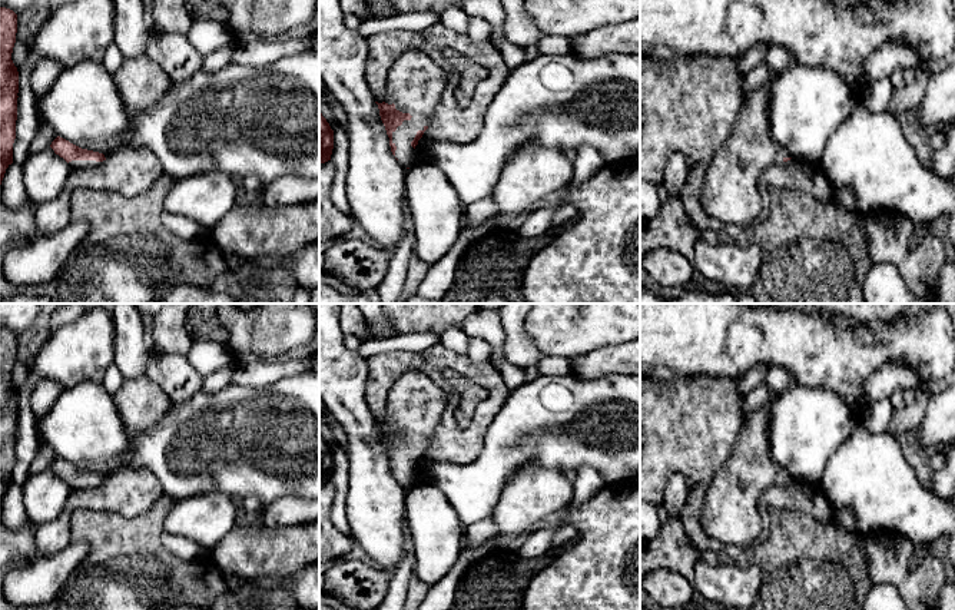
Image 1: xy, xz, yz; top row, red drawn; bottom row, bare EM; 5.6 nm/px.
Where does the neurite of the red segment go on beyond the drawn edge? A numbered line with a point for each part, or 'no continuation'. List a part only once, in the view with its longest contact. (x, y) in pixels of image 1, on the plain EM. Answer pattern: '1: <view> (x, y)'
1: xz (415, 404)

